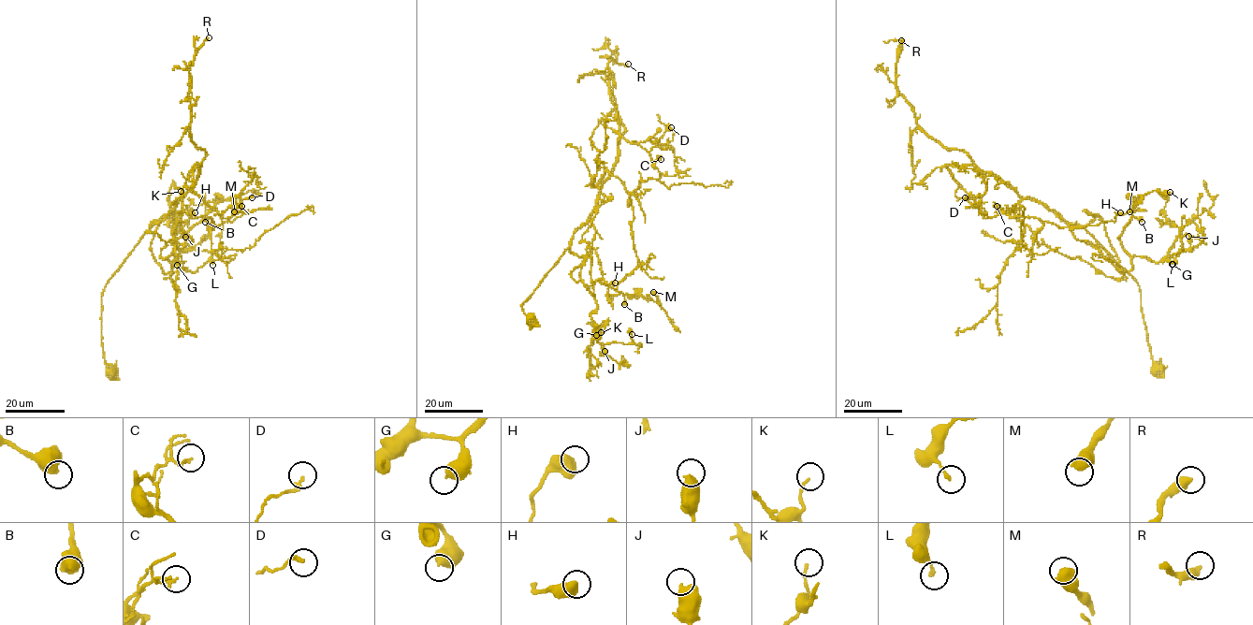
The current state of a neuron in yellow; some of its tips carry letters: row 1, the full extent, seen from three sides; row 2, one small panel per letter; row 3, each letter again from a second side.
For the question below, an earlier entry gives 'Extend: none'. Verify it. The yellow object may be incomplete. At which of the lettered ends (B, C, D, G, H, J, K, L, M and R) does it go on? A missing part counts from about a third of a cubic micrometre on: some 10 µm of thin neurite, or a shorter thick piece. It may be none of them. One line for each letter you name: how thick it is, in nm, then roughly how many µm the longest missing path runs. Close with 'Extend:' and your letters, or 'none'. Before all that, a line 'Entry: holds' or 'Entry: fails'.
Entry: fails
R: Thickness 480 nm. Missing length about 35 µm
Extend: R

